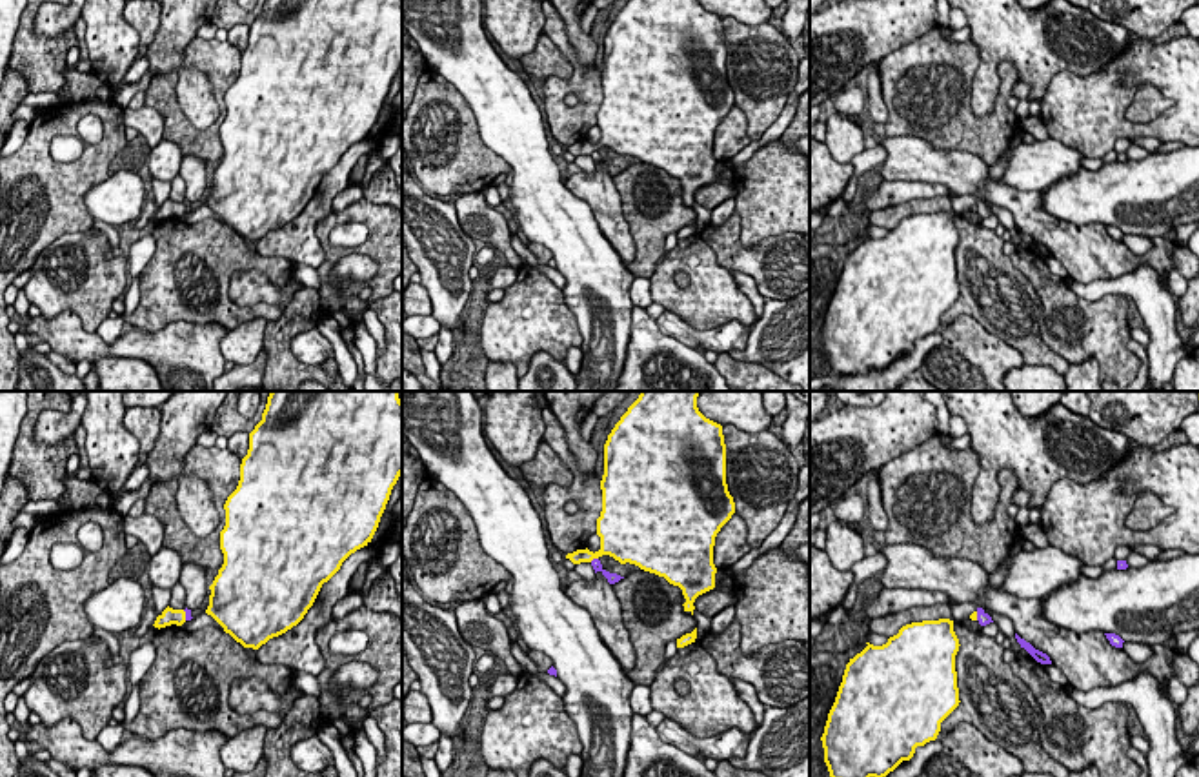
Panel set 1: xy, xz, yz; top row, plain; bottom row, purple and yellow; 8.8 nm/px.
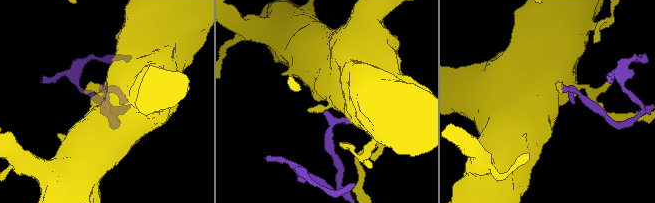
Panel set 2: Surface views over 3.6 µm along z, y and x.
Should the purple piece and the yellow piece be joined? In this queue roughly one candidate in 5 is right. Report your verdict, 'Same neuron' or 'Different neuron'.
Different neuron

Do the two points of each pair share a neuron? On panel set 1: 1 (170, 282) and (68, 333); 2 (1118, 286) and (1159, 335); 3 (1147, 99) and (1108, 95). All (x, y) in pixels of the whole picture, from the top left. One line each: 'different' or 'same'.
1: different
2: same
3: different

